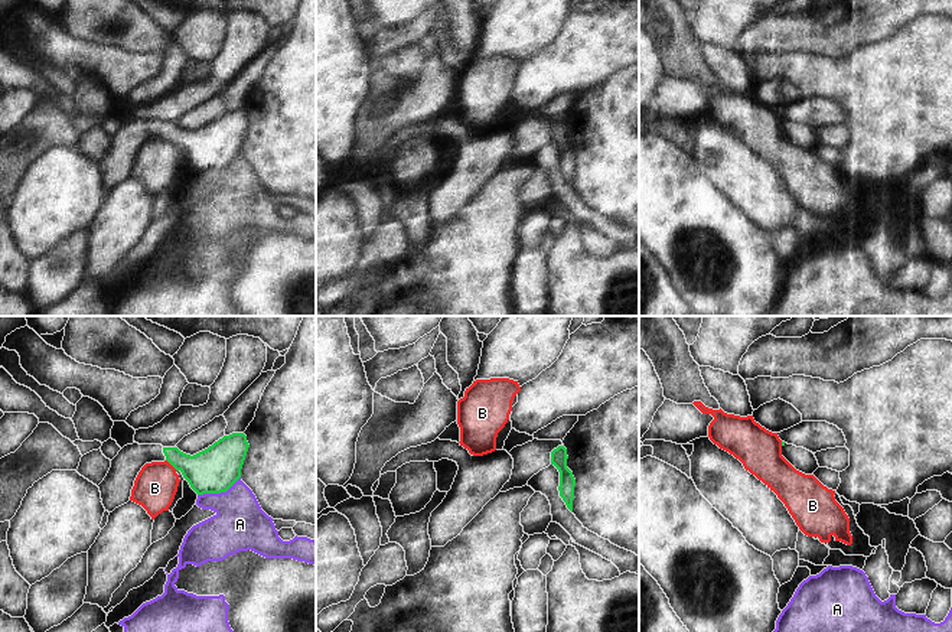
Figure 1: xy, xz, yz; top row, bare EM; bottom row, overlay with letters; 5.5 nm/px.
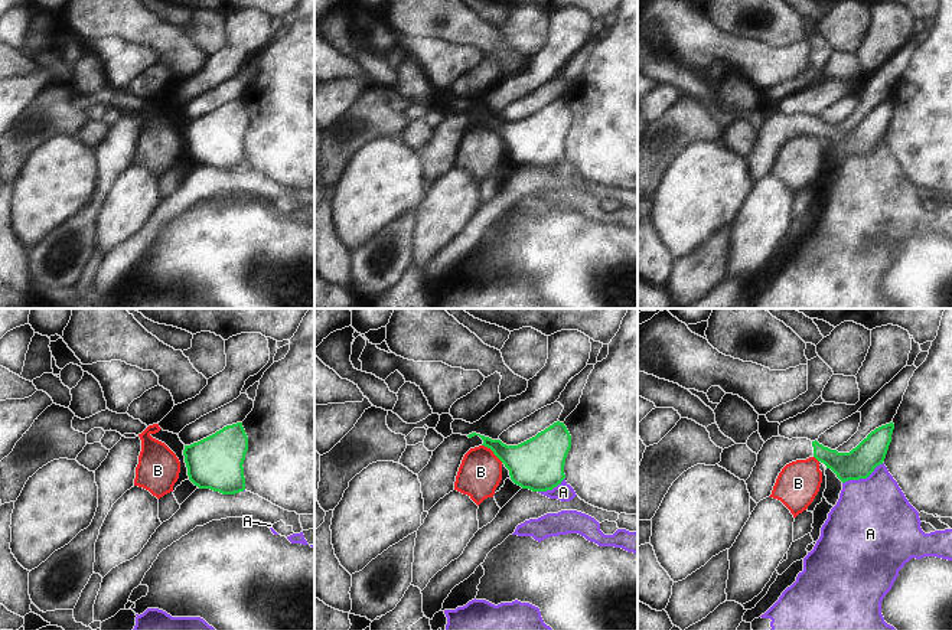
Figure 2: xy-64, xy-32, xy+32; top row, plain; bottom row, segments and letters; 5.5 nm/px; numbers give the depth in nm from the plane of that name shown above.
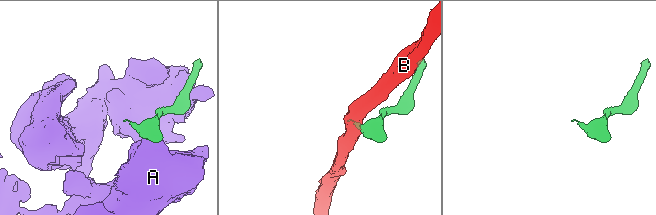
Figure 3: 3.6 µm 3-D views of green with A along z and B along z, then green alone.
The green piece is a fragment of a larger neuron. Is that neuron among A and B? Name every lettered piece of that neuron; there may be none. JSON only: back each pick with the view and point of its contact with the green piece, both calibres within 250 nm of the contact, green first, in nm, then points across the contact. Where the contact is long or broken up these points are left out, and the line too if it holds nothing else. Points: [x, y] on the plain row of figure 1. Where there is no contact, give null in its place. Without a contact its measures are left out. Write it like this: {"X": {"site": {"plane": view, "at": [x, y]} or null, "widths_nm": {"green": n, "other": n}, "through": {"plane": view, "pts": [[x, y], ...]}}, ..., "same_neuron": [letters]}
{"same_neuron": []}

